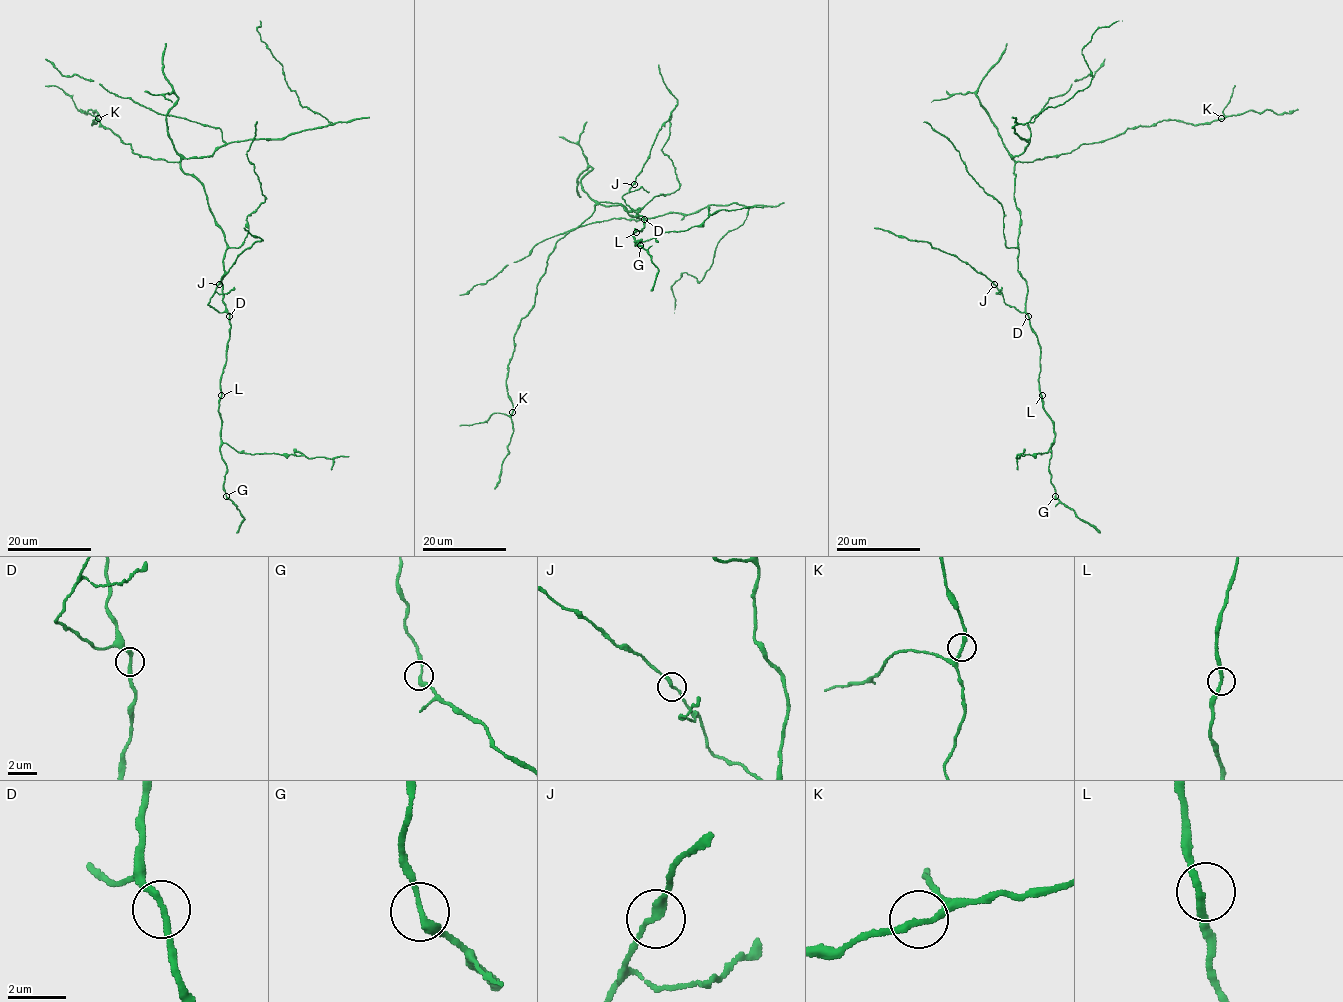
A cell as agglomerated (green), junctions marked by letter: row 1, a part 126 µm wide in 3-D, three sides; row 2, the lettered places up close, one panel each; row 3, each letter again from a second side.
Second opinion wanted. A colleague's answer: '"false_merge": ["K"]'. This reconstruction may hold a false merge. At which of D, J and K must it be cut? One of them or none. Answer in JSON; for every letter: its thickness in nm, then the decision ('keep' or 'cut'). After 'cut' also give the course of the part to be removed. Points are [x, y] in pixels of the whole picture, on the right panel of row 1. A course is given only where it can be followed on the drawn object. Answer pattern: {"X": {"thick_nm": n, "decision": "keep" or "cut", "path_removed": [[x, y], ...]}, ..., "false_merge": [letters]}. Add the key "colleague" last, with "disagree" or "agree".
{"D": {"thick_nm": 240, "decision": "keep"}, "J": {"thick_nm": 240, "decision": "keep"}, "K": {"thick_nm": 220, "decision": "keep"}, "false_merge": [], "colleague": "disagree"}

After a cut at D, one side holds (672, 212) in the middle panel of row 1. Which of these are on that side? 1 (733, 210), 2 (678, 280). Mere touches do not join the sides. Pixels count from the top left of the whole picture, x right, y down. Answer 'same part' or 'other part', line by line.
1: other part
2: same part

